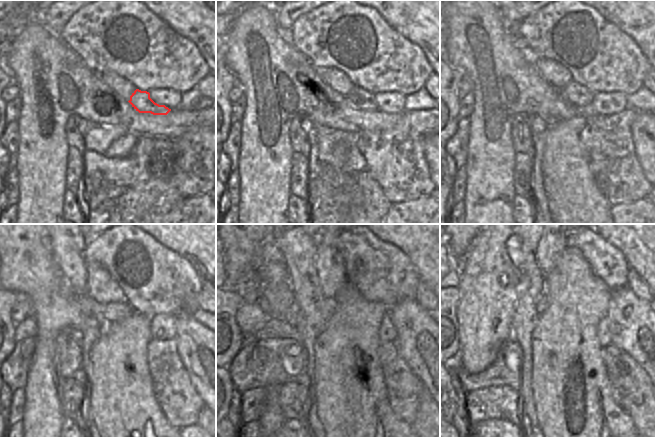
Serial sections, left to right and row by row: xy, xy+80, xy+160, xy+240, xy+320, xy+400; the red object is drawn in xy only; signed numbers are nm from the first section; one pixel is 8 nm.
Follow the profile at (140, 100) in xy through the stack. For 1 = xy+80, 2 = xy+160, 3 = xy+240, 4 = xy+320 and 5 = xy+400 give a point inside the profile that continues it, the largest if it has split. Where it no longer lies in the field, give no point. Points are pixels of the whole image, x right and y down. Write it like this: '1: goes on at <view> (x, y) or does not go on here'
1: goes on at xy+80 (362, 99)
2: goes on at xy+160 (576, 94)
3: goes on at xy+240 (113, 312)
4: goes on at xy+320 (328, 304)
5: goes on at xy+400 (542, 304)

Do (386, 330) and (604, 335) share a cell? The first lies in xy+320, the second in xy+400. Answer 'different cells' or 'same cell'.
same cell

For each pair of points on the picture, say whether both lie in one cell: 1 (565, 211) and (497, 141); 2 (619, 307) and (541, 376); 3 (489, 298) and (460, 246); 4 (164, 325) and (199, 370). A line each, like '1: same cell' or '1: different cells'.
1: different cells
2: different cells
3: different cells
4: different cells

